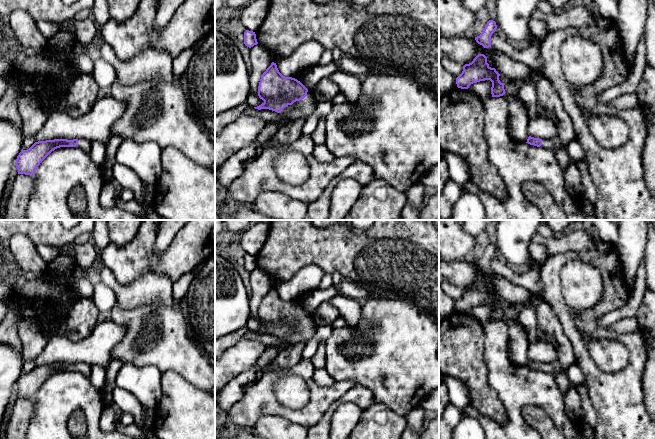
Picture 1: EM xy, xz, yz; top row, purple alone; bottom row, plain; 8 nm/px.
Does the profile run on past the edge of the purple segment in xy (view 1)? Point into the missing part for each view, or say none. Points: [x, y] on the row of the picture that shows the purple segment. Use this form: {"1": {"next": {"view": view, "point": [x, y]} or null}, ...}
{"1": {"next": {"view": "xy", "point": [83, 144]}}}

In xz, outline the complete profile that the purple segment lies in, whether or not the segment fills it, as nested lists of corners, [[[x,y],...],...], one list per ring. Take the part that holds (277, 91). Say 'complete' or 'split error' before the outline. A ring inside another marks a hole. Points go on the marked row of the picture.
split error | [[[272,62],[266,71],[261,75],[258,86],[258,96],[264,102],[259,106],[254,107],[255,109],[269,109],[285,115],[289,120],[298,118],[306,119],[315,112],[317,107],[310,90],[308,90],[297,79],[283,76],[274,62]]]

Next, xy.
split error | [[[54,139],[35,142],[29,149],[21,150],[15,165],[18,174],[34,175],[40,163],[55,149],[60,147],[78,147],[90,153],[91,142],[85,139]]]

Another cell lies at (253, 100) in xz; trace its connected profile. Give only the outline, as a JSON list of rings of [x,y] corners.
[[[251,90],[249,91],[246,102],[249,104],[249,107],[253,107],[253,108],[264,103],[264,101],[260,99],[259,96],[254,95]]]

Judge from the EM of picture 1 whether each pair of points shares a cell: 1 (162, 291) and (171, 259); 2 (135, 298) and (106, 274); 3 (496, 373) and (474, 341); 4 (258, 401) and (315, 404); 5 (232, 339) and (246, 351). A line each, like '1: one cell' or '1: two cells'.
1: two cells
2: one cell
3: two cells
4: one cell
5: two cells

